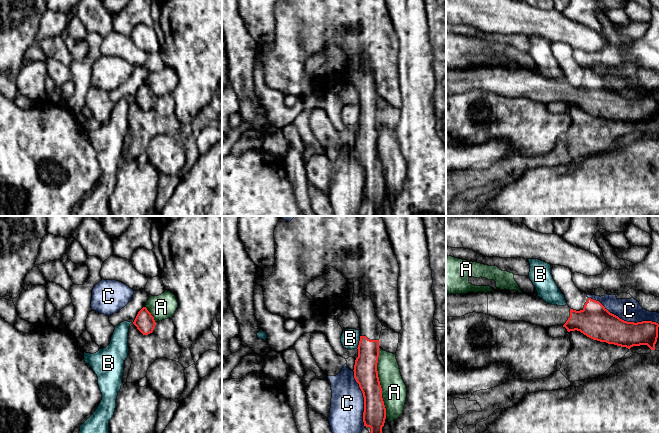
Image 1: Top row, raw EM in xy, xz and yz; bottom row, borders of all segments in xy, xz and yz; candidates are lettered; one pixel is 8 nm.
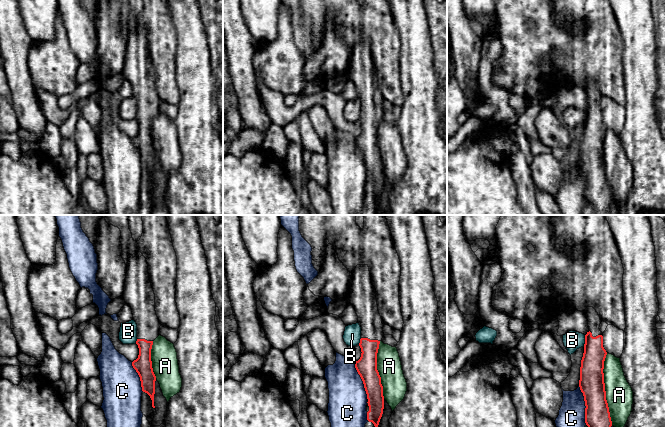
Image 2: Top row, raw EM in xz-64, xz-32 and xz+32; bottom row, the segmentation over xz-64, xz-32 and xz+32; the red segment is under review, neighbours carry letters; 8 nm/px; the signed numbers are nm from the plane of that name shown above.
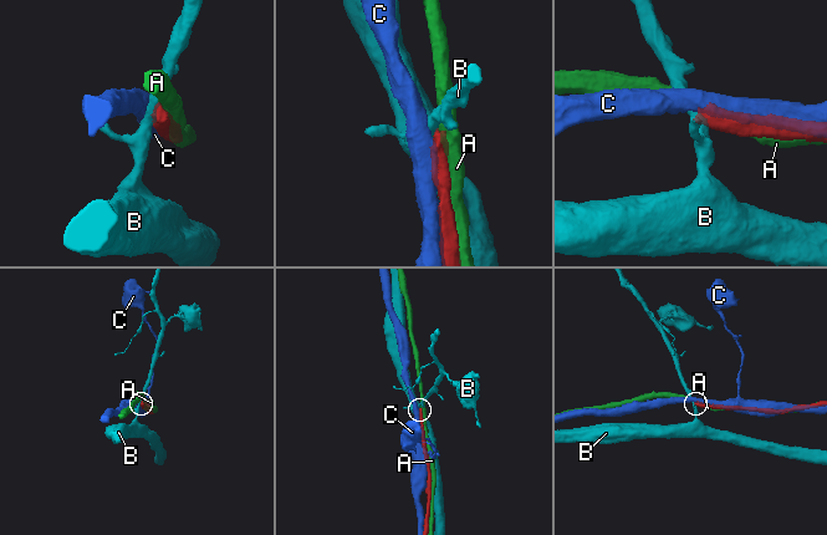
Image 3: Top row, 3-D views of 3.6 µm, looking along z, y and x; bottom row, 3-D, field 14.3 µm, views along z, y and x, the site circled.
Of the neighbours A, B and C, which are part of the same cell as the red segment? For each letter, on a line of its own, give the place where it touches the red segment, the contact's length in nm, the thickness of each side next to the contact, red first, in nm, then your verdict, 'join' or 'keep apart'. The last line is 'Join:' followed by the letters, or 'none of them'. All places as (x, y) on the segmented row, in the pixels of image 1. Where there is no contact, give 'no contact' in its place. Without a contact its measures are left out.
A: meets red in xz at (379, 382); contact 550 nm long; 190 nm thick on the red side, 200 nm on the other; keep apart
B: meets red in xz at (359, 342); contact 110 nm long; 190 nm thick on the red side, 150 nm on the other; keep apart
C: meets red in yz at (623, 320); contact 600 nm long; 260 nm thick on the red side, 180 nm on the other; keep apart
Join: none of them

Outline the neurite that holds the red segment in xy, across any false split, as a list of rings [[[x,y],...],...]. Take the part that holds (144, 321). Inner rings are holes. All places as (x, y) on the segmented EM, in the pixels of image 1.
[[[143,307],[138,312],[133,324],[143,335],[148,335],[153,332],[156,322],[147,308]]]

